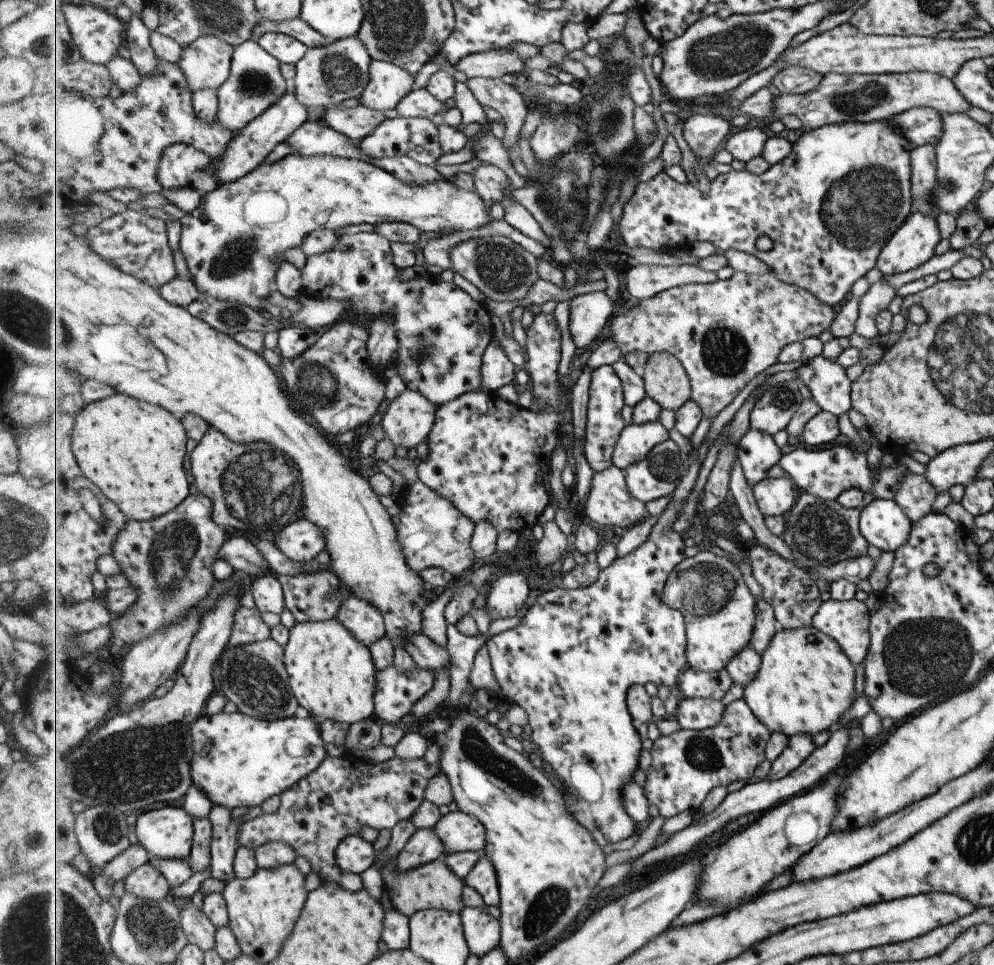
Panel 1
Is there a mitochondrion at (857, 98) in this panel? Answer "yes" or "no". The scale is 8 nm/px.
yes

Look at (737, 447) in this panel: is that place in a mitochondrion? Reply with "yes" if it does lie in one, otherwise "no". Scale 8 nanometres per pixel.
no

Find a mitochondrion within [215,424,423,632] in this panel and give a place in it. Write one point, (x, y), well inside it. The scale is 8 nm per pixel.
(251, 500)

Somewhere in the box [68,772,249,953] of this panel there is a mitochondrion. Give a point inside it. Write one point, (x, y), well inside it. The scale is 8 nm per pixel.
(107, 826)

